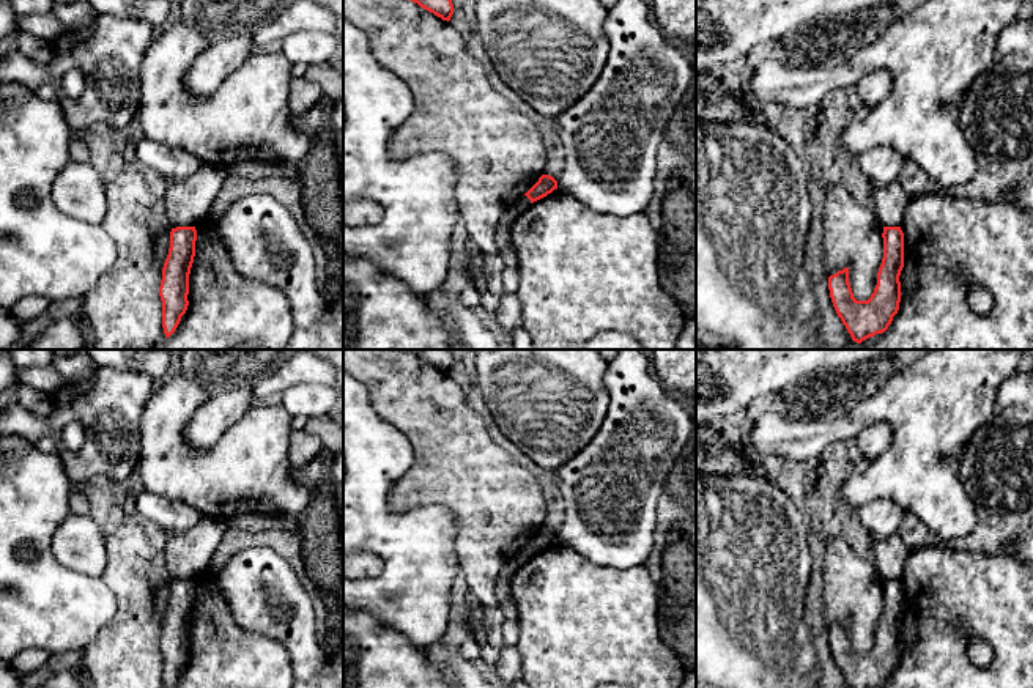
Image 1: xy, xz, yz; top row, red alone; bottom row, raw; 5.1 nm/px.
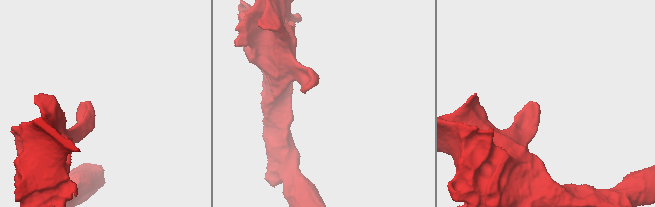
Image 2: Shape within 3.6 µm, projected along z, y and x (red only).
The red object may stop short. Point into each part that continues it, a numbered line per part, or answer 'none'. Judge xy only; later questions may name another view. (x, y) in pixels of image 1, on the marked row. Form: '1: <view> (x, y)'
none

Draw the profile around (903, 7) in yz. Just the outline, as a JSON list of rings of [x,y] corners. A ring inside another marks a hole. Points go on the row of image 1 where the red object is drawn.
[[[894,0],[896,16],[902,19],[904,16],[913,13],[916,8],[924,5],[927,0]]]

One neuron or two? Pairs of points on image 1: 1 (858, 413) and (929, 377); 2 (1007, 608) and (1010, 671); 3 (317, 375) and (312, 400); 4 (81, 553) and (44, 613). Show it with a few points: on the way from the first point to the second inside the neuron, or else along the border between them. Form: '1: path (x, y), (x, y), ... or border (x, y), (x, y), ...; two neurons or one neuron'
1: path (876, 408), (904, 402), (912, 394); one neuron
2: path (1010, 624), (1010, 655); one neuron
3: border (326, 384), (293, 384), (290, 388); two neurons
4: border (51, 539), (51, 551), (62, 564), (99, 577); two neurons

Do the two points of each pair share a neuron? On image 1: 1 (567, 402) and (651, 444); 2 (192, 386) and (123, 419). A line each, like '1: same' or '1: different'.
1: different
2: different

